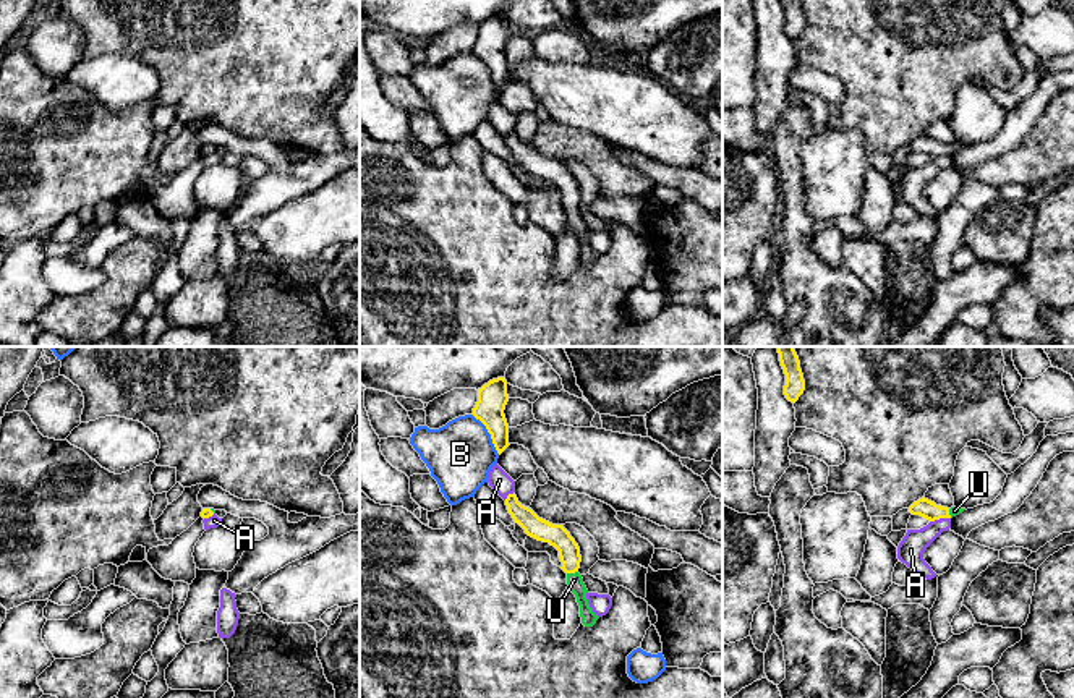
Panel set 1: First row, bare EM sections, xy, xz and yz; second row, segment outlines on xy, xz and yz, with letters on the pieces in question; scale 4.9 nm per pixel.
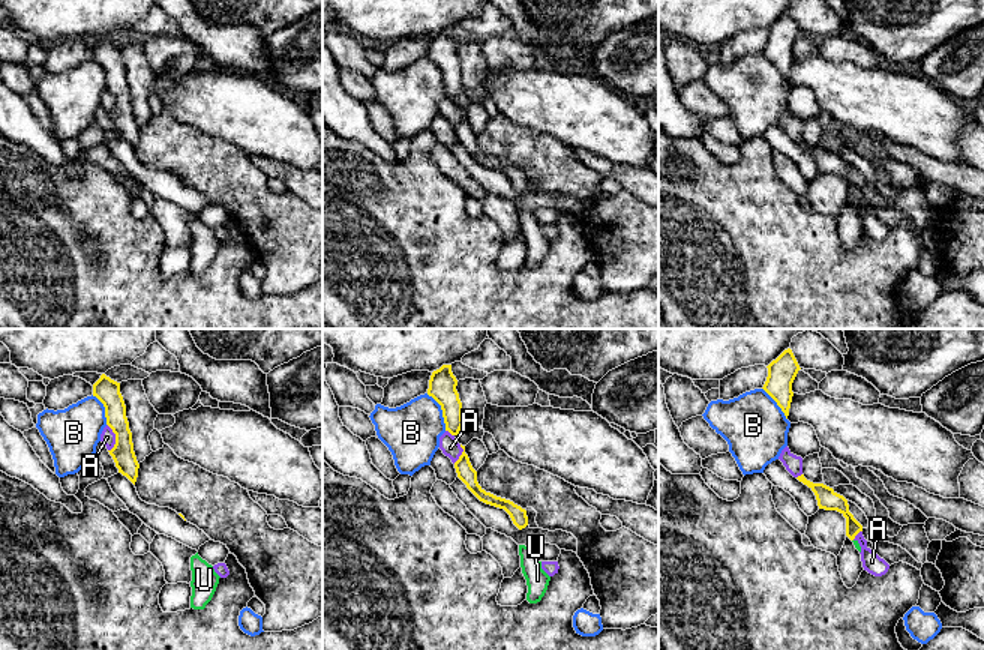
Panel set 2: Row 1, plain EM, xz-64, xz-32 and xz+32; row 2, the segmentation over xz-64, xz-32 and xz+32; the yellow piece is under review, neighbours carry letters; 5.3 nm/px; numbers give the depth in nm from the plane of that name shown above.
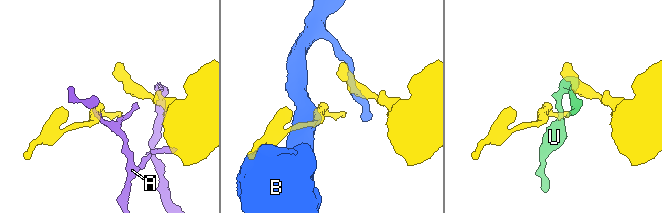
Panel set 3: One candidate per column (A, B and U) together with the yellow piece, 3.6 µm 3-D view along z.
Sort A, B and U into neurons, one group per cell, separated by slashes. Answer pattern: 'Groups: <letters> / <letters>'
Groups: A / B / U

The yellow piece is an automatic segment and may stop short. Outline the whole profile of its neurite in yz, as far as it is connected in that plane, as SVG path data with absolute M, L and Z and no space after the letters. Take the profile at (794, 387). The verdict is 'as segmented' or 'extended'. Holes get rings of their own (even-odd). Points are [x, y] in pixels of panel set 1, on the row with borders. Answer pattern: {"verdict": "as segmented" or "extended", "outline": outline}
{"verdict": "as segmented", "outline": "M778 347L778 353L786 374L784 395L789 402L795 403L805 390L799 356L794 347Z"}

